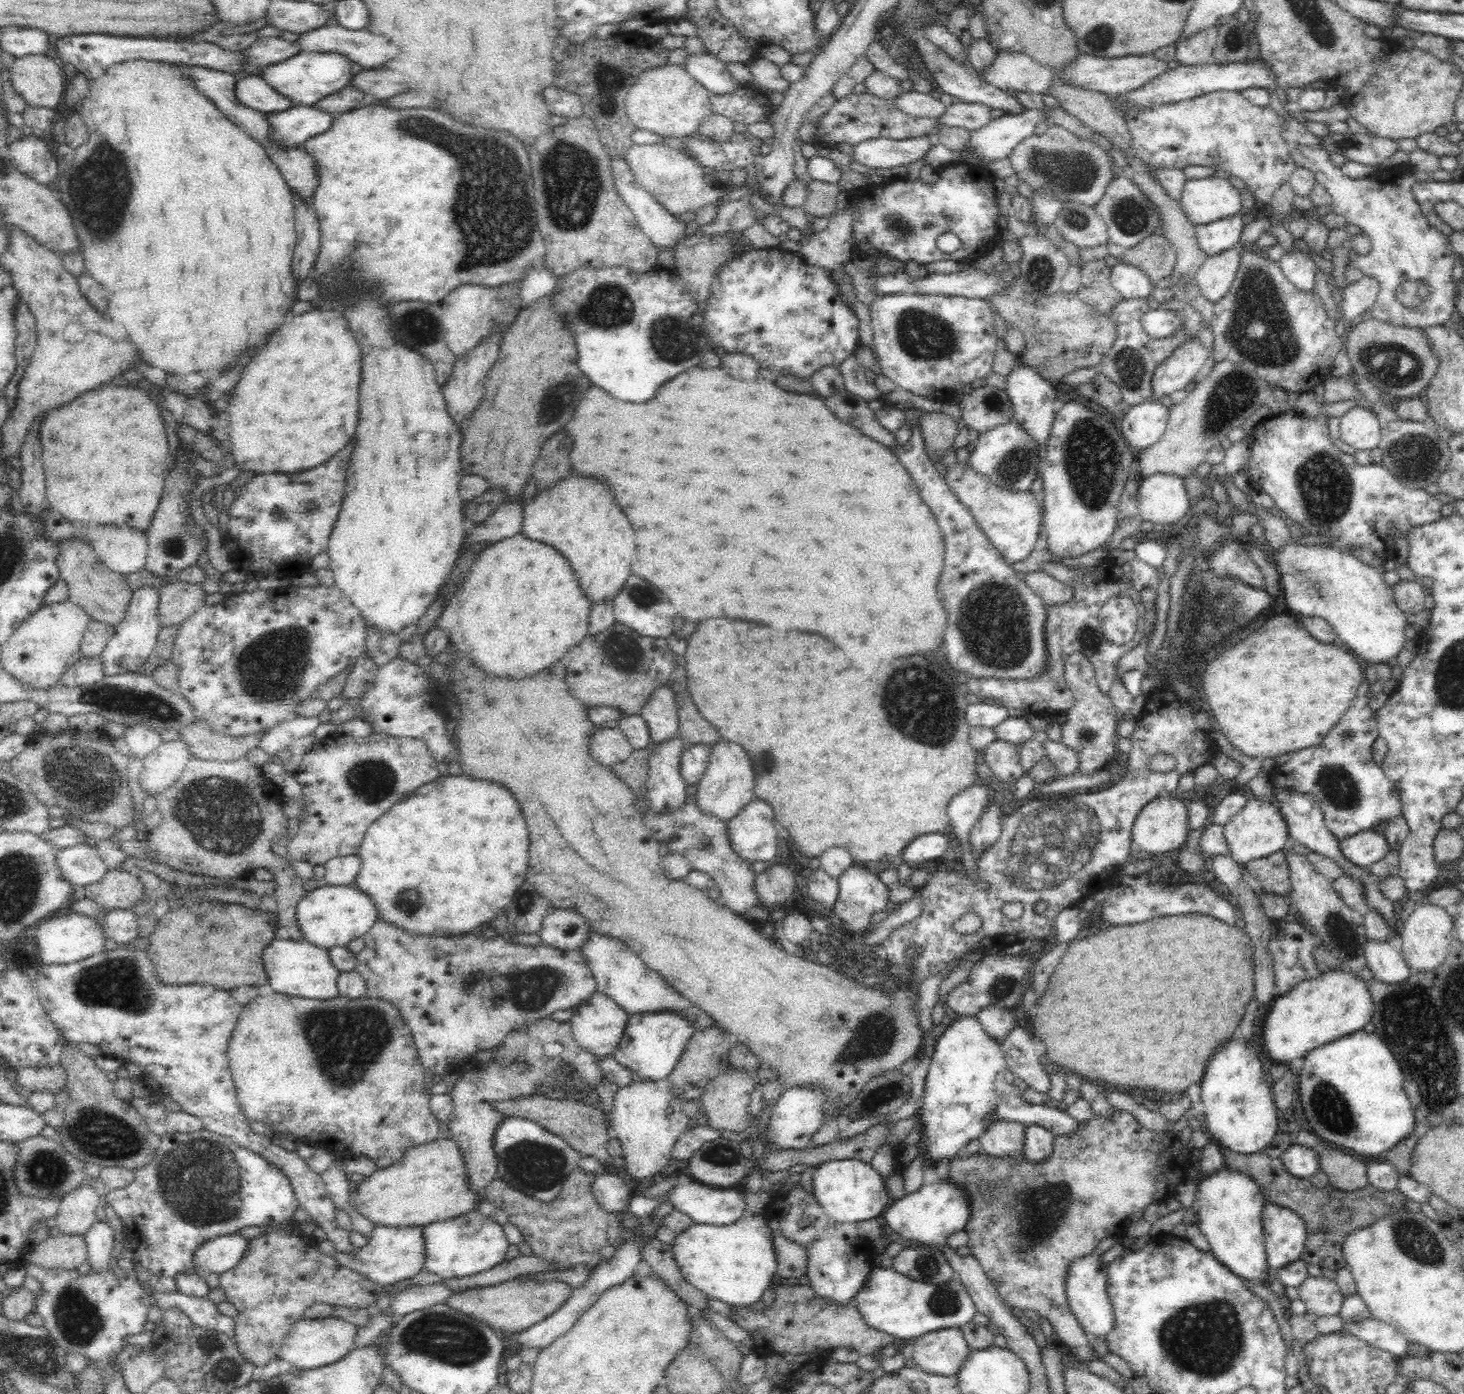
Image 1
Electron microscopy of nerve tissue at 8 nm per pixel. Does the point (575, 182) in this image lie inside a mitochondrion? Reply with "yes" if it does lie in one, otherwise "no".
yes

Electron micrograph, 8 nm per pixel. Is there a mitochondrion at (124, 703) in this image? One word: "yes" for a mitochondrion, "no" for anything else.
yes

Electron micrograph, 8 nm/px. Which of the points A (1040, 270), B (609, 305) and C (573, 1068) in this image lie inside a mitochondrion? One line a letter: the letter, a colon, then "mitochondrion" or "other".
A: mitochondrion
B: mitochondrion
C: other

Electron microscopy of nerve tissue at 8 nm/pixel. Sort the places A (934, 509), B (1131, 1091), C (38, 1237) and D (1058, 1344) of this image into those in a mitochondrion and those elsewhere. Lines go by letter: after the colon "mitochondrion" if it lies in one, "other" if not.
A: other
B: other
C: other
D: other

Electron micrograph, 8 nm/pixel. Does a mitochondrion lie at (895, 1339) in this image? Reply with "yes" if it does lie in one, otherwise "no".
no

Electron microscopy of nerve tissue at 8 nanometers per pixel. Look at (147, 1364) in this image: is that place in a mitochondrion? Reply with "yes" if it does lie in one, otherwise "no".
no

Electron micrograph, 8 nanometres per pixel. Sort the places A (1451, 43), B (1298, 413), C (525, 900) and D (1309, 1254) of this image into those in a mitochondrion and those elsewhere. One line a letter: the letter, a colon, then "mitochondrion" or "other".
A: other
B: other
C: mitochondrion
D: other

